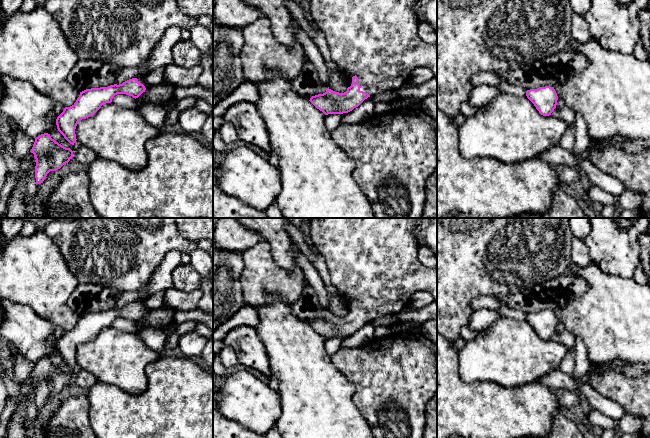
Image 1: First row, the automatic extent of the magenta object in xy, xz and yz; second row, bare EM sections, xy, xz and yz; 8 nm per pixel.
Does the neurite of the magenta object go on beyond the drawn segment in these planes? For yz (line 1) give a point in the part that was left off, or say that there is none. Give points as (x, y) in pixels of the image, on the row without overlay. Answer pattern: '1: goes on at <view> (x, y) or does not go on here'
1: does not go on here

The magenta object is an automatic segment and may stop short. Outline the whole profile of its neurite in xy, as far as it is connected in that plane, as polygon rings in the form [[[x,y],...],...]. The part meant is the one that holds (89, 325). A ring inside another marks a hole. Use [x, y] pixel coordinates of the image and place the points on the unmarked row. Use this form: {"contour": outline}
{"contour": [[[146,298],[129,303],[119,309],[91,312],[80,316],[76,326],[70,331],[65,331],[57,341],[58,355],[70,368],[74,369],[77,364],[75,353],[80,344],[93,340],[103,328],[111,327],[113,321],[117,318],[126,318],[135,323],[138,322],[143,316],[151,312],[145,307],[145,301]]]}

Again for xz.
{"contour": [[[309,218],[308,229],[310,239],[324,257],[331,277],[331,282],[339,290],[340,295],[345,298],[348,311],[347,315],[344,317],[335,316],[328,311],[325,317],[312,320],[309,325],[317,333],[322,335],[325,339],[348,337],[358,331],[368,321],[384,316],[396,316],[401,313],[406,309],[409,300],[416,292],[429,292],[433,296],[434,301],[437,302],[437,269],[428,268],[418,260],[420,243],[412,232],[415,223],[416,218]]]}

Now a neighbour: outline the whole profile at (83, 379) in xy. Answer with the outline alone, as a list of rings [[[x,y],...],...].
[[[80,370],[73,376],[72,383],[80,388],[90,388],[98,382],[98,379],[86,370]]]

